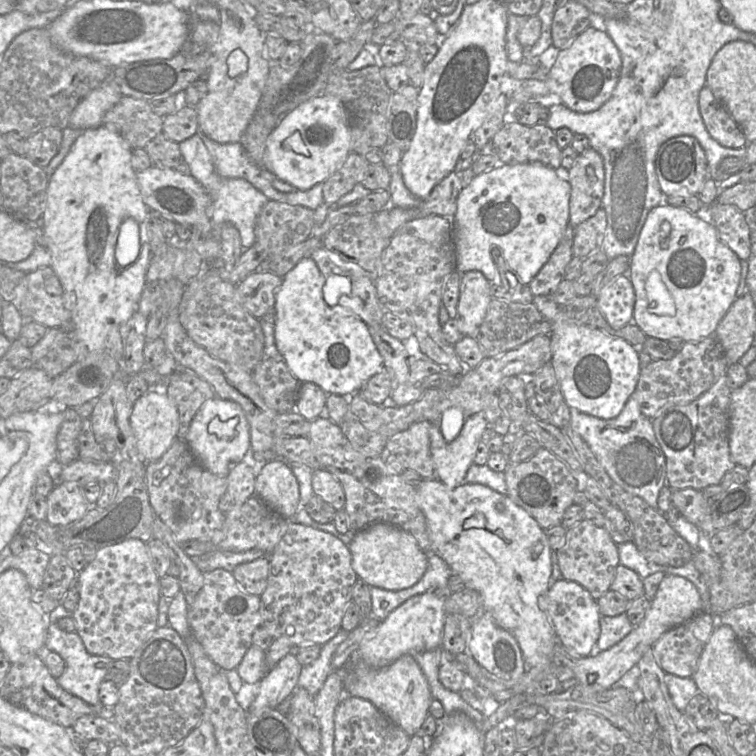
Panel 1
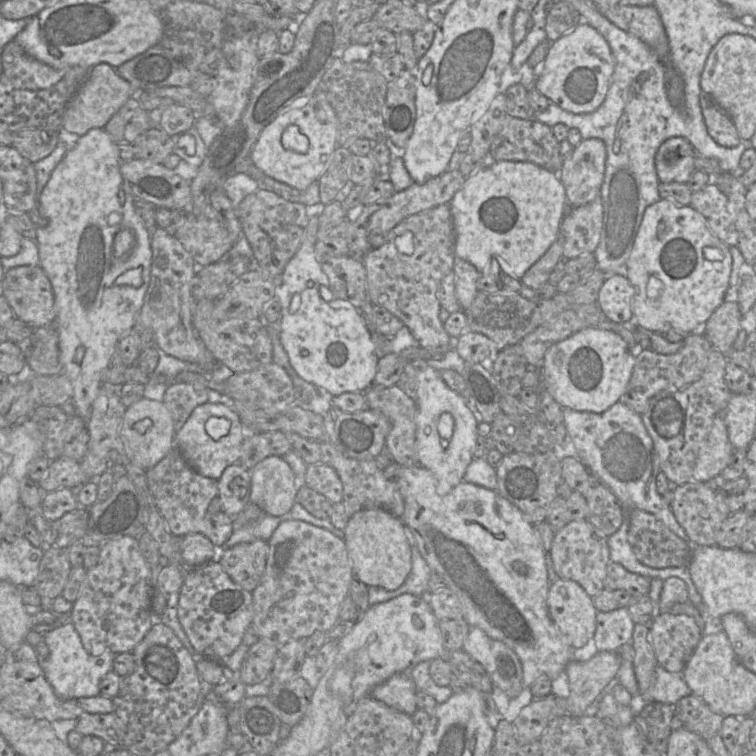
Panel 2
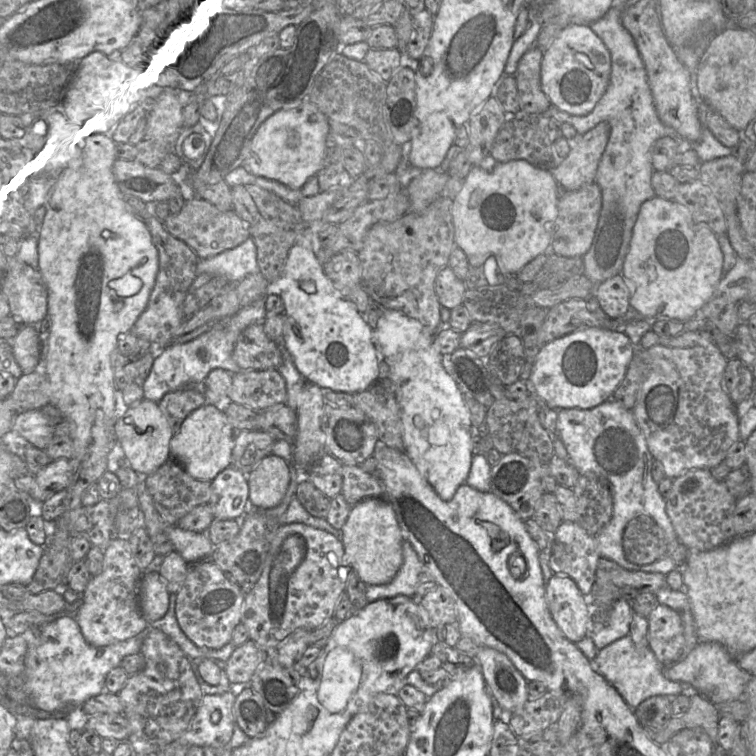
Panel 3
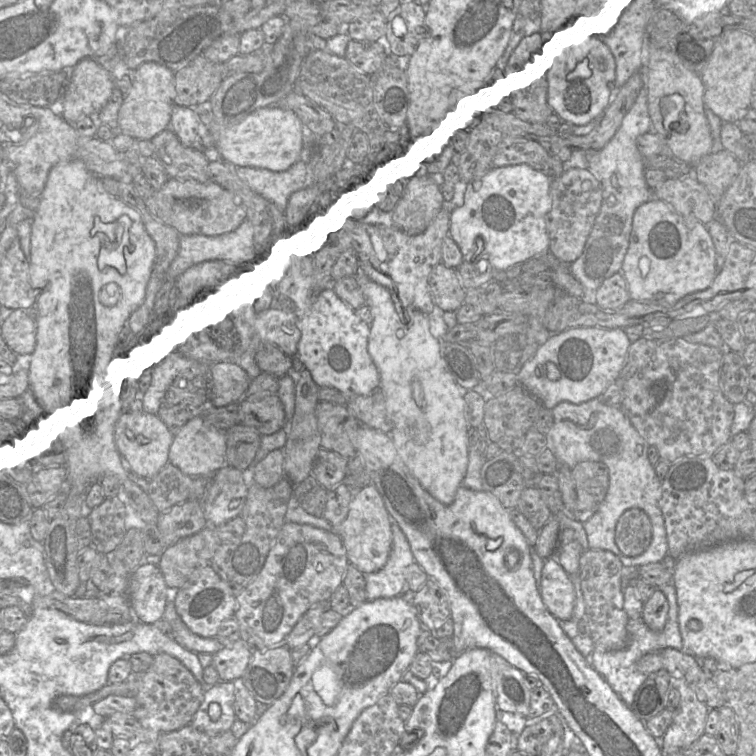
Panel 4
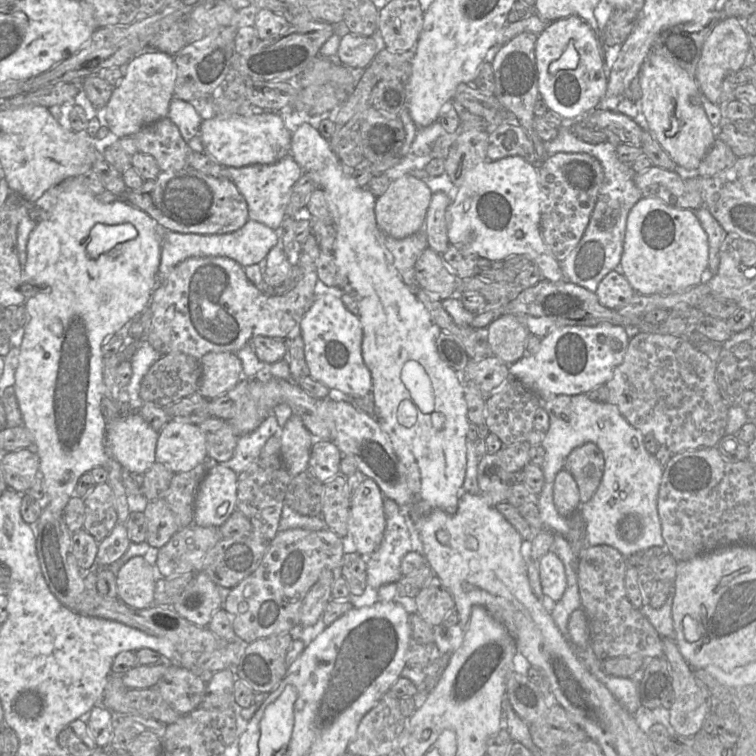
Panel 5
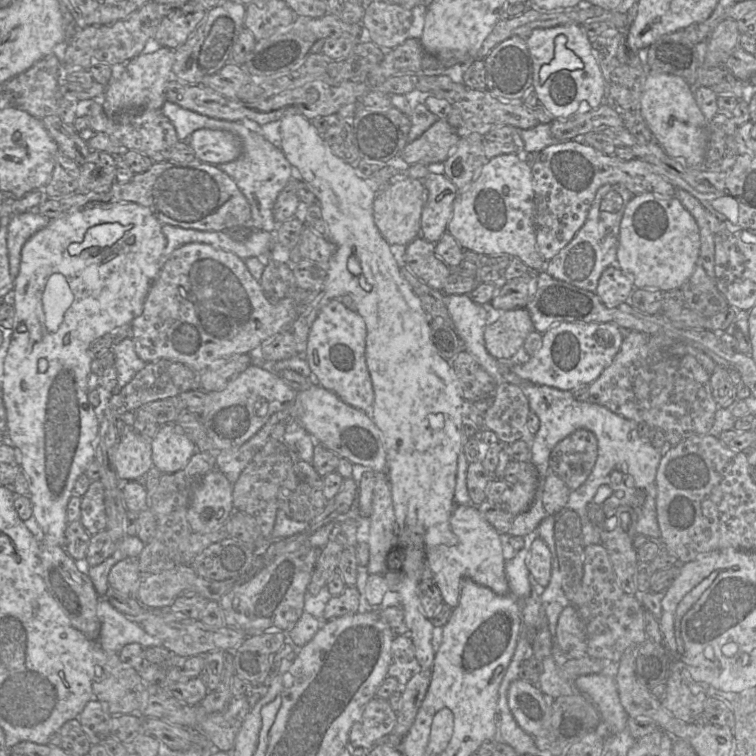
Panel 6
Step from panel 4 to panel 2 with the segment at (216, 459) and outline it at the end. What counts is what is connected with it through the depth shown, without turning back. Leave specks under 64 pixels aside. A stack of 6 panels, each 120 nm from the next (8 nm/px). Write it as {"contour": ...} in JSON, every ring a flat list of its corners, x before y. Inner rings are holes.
{"contour":[[206,402,197,406,182,428,176,432,175,446,197,473,218,480,228,466,239,461,247,433,234,408,221,403]]}

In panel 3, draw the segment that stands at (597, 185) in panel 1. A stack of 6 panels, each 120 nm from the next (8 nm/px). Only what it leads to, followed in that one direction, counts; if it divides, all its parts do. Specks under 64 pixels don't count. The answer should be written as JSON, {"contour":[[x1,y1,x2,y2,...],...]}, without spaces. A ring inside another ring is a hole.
{"contour":[[598,123,582,136,576,135,567,156,549,172,562,191,573,191,595,182,597,168,610,136,610,125]]}

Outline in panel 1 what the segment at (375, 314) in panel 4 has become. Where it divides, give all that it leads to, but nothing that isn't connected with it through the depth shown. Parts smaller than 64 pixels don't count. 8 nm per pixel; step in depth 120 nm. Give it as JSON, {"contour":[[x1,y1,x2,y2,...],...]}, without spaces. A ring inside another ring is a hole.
{"contour":[[483,411,464,418,458,436,447,442,438,426,431,423,429,430,430,453,435,468,435,478,449,489,465,482,465,476,481,441,483,431,488,428]]}

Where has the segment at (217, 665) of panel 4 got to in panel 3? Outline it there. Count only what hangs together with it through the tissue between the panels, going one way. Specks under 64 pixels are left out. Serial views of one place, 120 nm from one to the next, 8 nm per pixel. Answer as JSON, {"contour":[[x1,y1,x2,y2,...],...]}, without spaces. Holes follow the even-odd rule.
{"contour":[[250,638,242,645,236,647,233,653,231,654,230,658,225,663,225,672,229,682,231,684,250,682,254,673,265,661,267,652,273,651,264,650]]}

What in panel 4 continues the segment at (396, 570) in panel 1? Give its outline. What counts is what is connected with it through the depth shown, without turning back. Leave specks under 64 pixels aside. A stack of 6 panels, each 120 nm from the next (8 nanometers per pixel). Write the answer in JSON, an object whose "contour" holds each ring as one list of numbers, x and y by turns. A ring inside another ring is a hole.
{"contour":[[373,484,354,491,347,516,336,534,341,538,349,564,361,573,376,572,386,564,392,545,391,516]]}

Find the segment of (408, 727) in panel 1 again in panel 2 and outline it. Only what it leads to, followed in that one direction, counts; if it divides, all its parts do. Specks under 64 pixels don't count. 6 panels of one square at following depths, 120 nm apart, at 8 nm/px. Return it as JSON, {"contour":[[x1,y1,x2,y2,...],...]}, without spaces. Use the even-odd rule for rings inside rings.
{"contour":[[401,672,375,686,369,696,411,716,417,710,416,692,409,672]]}

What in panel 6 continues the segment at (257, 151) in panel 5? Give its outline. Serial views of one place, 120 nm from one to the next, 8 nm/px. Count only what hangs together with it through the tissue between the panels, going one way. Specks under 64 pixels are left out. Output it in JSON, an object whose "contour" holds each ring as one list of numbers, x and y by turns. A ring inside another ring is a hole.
{"contour":[[198,129,187,143,199,161,214,165,234,161,242,152,241,140,224,130]]}

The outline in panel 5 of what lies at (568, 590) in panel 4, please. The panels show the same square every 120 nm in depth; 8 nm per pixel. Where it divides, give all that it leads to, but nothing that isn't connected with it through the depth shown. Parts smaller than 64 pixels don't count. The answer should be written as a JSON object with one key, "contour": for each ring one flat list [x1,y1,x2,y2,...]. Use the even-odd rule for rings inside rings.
{"contour":[[549,551,537,563,542,593,554,602,559,601,566,588,562,562,552,551]]}

